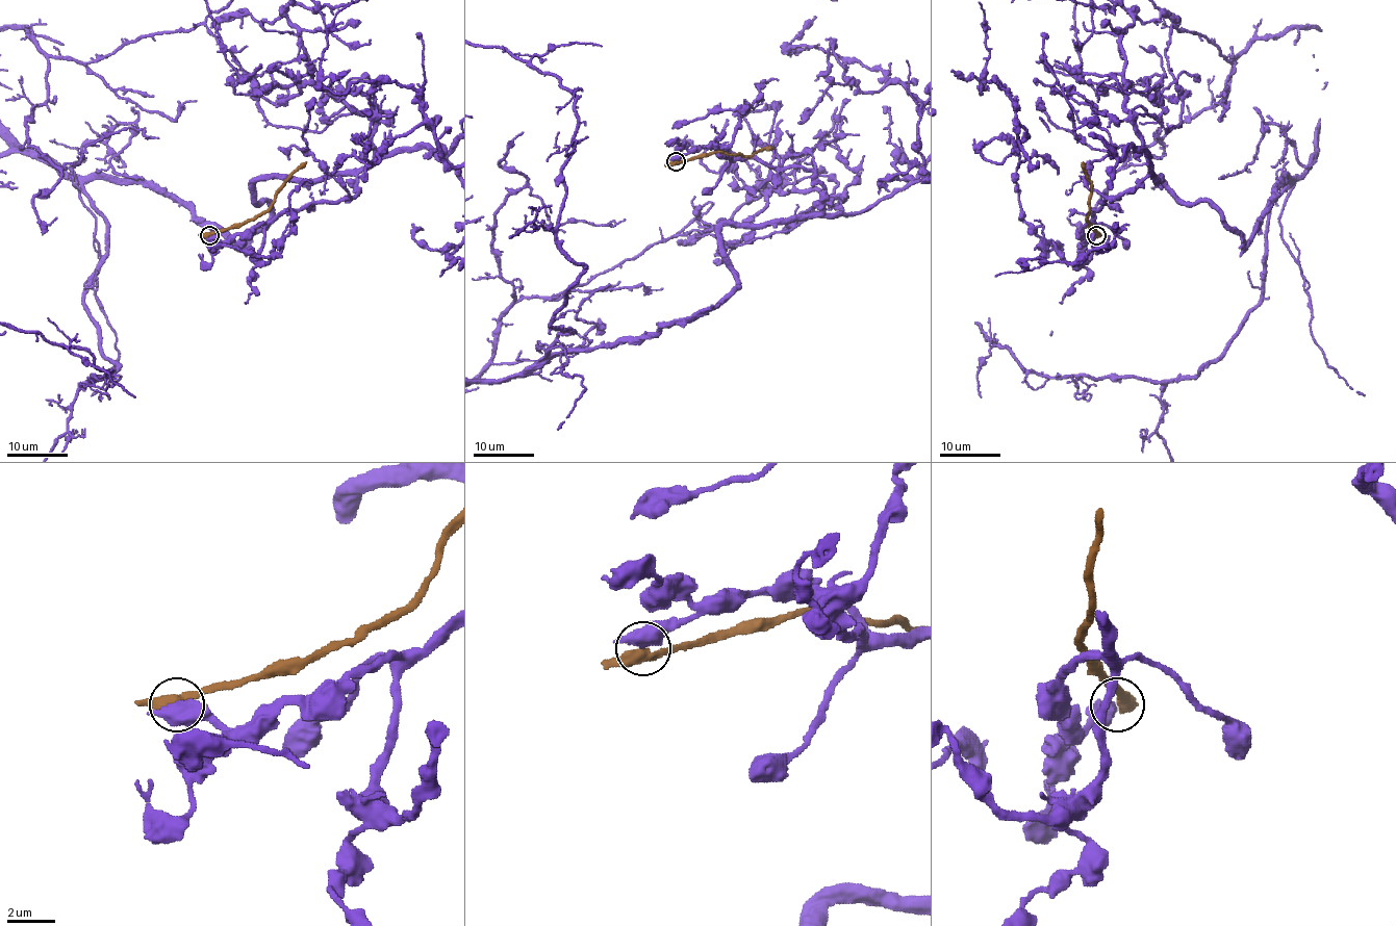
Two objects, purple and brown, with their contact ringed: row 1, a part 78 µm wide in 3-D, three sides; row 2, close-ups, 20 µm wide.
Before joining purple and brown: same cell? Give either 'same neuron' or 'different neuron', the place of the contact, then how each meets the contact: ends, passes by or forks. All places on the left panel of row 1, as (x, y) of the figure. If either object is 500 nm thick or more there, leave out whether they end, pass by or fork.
different neuron; at (209, 235)

